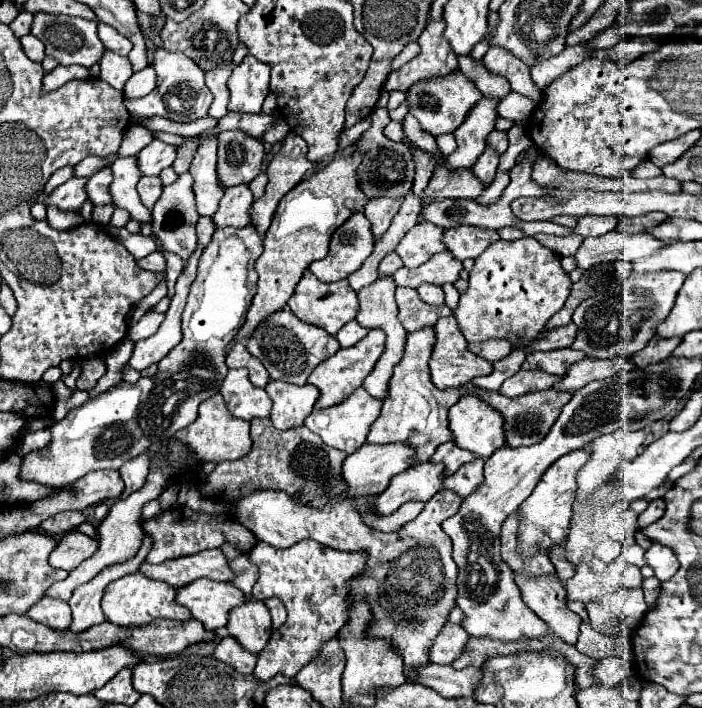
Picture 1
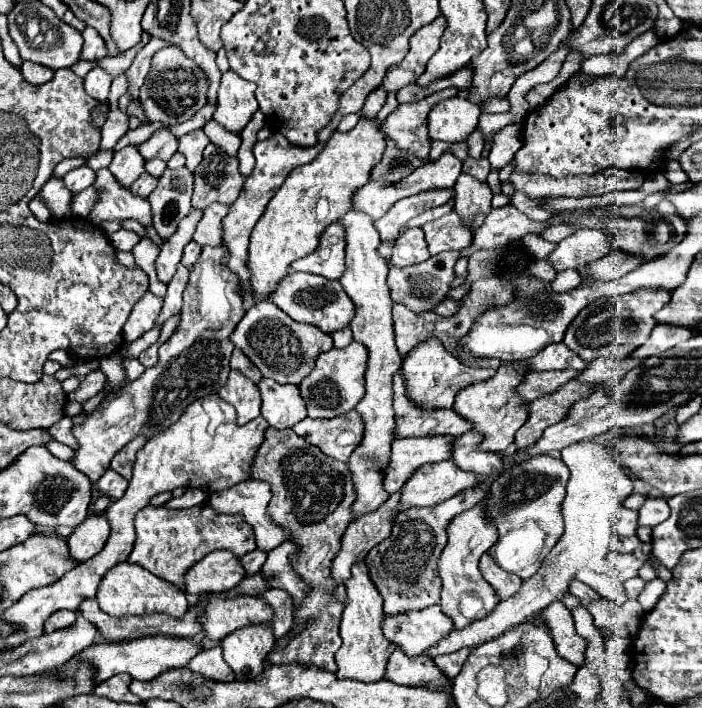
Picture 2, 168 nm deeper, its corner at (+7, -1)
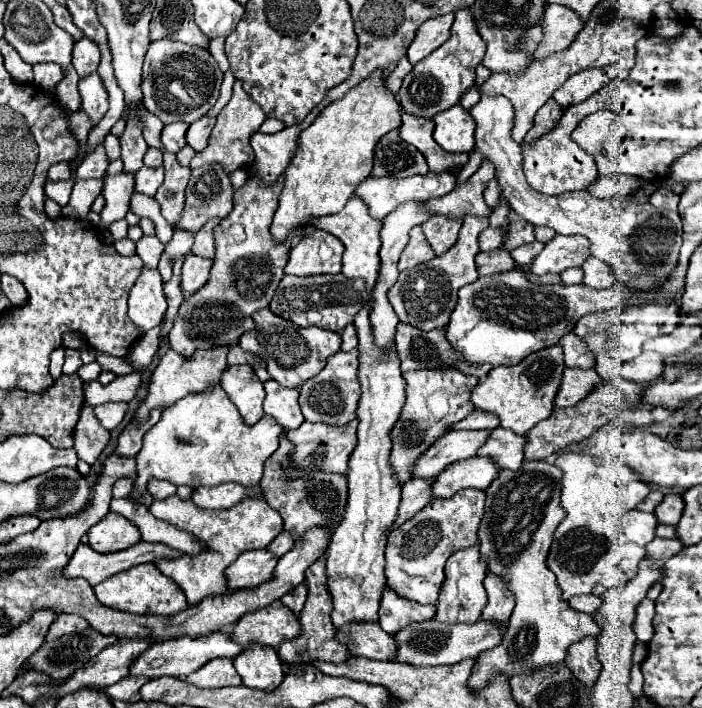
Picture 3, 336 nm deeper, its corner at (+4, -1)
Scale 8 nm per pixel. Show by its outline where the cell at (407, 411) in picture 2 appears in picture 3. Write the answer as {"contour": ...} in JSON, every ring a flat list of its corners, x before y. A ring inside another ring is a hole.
{"contour":[[478,409,472,413,472,415,468,415,468,417,464,417,462,421,458,421,458,423,454,423,454,429,496,429,498,425,496,425,496,417,488,417,488,413,480,413]]}

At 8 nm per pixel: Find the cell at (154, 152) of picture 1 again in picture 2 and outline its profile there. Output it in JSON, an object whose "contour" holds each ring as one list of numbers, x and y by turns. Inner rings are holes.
{"contour":[[161,127,151,135,151,139,147,139,143,145,139,145,139,151,145,161,155,159,155,157,169,161,173,157,173,153,177,151,177,137,169,131,169,127]]}

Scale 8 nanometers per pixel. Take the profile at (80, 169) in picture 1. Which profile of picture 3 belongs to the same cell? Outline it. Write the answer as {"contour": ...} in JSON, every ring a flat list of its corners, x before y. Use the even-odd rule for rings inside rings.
{"contour":[[108,135,108,137,104,139,104,149,106,149,108,161,114,161,114,159,118,159,118,157,120,157,120,141,118,141,118,137,114,137,114,135]]}

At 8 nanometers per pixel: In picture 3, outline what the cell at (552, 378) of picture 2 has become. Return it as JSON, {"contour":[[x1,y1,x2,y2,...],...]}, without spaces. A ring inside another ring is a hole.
{"contour":[[564,369,562,383,560,383,560,389,556,393,554,405,556,407,576,405,600,381,602,379,598,377,598,373,594,369]]}

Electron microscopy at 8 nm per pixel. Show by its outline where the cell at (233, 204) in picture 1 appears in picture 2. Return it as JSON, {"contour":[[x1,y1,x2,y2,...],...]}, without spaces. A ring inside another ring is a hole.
{"contour":[[213,203,209,205,205,211,203,211,203,217,201,221,197,223,197,231,193,235,193,241,199,243,201,247,205,245,221,245,223,239,221,239,221,219,229,213,229,207,221,207,219,203]]}

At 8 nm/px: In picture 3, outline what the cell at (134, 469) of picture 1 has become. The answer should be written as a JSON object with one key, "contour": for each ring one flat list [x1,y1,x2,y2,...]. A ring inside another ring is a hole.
{"contour":[[156,409,156,413,152,413,152,417,150,417,140,429,124,429,124,431,120,433,120,437,118,437,118,447,116,447,114,453,120,455,120,457,136,457,136,453,138,453,140,447,142,447,142,437,144,437,144,433,146,433,152,425,156,425,158,419,160,419,160,409]]}

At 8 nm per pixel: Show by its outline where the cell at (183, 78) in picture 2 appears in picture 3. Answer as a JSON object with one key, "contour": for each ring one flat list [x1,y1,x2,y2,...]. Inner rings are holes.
{"contour":[[162,39,152,43,146,53,142,73,144,107,162,123,184,121,190,125,200,119,216,103,220,83,222,71,208,49,196,49,184,43]]}

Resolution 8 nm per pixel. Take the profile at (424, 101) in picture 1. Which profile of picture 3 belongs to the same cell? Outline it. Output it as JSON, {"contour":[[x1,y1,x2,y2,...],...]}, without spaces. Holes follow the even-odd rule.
{"contour":[[454,105,452,109,438,113,434,117,434,123,436,123,434,139,444,151,470,153,474,149,476,121,472,121,472,115,464,107]]}

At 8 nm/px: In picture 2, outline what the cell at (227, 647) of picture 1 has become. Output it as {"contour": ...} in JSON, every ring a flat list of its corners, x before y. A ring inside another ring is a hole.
{"contour":[[221,647,201,651,197,657,191,659,189,669,193,673,201,673,203,677,209,677,211,681,235,681,235,673,225,663]]}

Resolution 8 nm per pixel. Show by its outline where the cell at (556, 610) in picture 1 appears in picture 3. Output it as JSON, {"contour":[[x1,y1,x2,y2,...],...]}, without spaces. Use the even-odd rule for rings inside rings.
{"contour":[[582,637,580,641,572,643,568,649,568,667,576,679,584,681,588,689,592,689,594,681,600,675,600,661,598,661,598,639,596,637]]}

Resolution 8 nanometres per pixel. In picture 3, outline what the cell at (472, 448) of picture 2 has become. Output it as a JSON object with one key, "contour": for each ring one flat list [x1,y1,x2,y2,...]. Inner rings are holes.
{"contour":[[496,427,490,431,476,455,492,457,498,469,518,469,524,461,524,437]]}

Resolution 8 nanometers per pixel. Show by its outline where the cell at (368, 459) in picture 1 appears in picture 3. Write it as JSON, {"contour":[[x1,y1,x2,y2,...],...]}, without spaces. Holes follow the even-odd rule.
{"contour":[[448,431,438,437,412,465,412,479,432,479,446,465,476,455,476,449,486,441,488,431]]}

